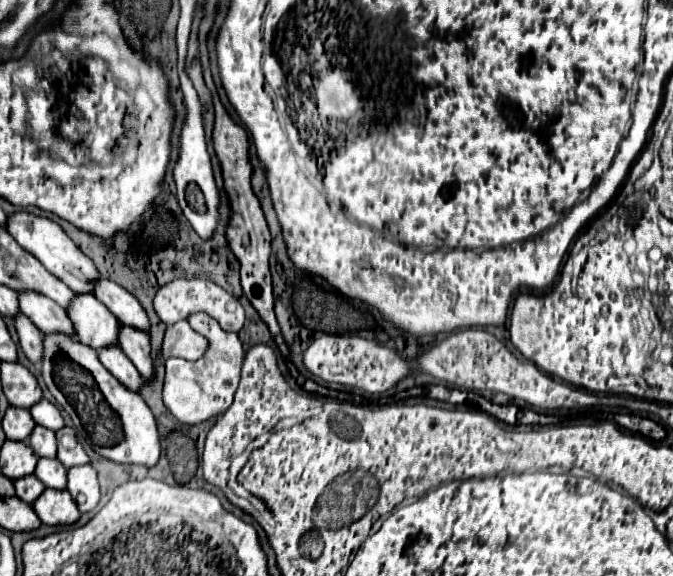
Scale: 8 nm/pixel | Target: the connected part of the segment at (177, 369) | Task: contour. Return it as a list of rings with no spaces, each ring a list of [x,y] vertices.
[[[192,313],[186,319],[190,327],[210,339],[210,351],[198,361],[186,359],[168,359],[166,361],[166,377],[162,387],[162,401],[166,409],[186,425],[196,425],[208,419],[218,419],[226,413],[226,409],[234,401],[234,393],[240,381],[240,367],[242,367],[244,349],[238,335],[234,331],[224,331],[220,323],[210,317],[208,313]]]

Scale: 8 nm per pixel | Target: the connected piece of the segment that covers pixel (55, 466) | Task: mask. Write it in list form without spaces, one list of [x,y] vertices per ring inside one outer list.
[[[38,457],[38,465],[34,475],[46,485],[54,489],[66,489],[66,467],[58,463],[58,459],[44,459]]]

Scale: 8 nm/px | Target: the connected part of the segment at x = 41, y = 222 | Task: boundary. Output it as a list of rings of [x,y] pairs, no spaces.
[[[18,211],[18,213],[8,215],[6,231],[16,239],[16,243],[20,247],[24,247],[28,253],[32,253],[48,271],[52,271],[52,275],[62,279],[74,293],[92,291],[90,281],[98,279],[98,271],[96,271],[94,263],[86,255],[82,255],[82,251],[78,251],[74,241],[68,239],[68,235],[62,231],[62,227],[58,223],[54,223],[46,217],[28,213],[28,211]]]

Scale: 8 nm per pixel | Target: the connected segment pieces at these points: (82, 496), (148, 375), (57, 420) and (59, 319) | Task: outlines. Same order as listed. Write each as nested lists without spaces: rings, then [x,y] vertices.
[[[90,463],[76,465],[68,469],[68,493],[76,501],[82,513],[94,509],[100,501],[100,487],[96,479],[96,471]]]
[[[118,323],[118,343],[120,343],[122,351],[128,355],[128,359],[132,359],[132,363],[136,365],[140,375],[144,379],[152,379],[154,367],[150,361],[150,337],[148,337],[148,333],[138,331],[132,325]]]
[[[42,399],[36,405],[32,405],[30,415],[34,417],[34,421],[38,425],[42,425],[46,429],[52,429],[52,431],[56,431],[56,429],[60,429],[64,425],[60,409],[54,403],[50,403],[48,399]]]
[[[18,291],[18,307],[42,333],[62,331],[66,335],[74,335],[74,329],[66,319],[66,311],[46,295],[38,291]]]

